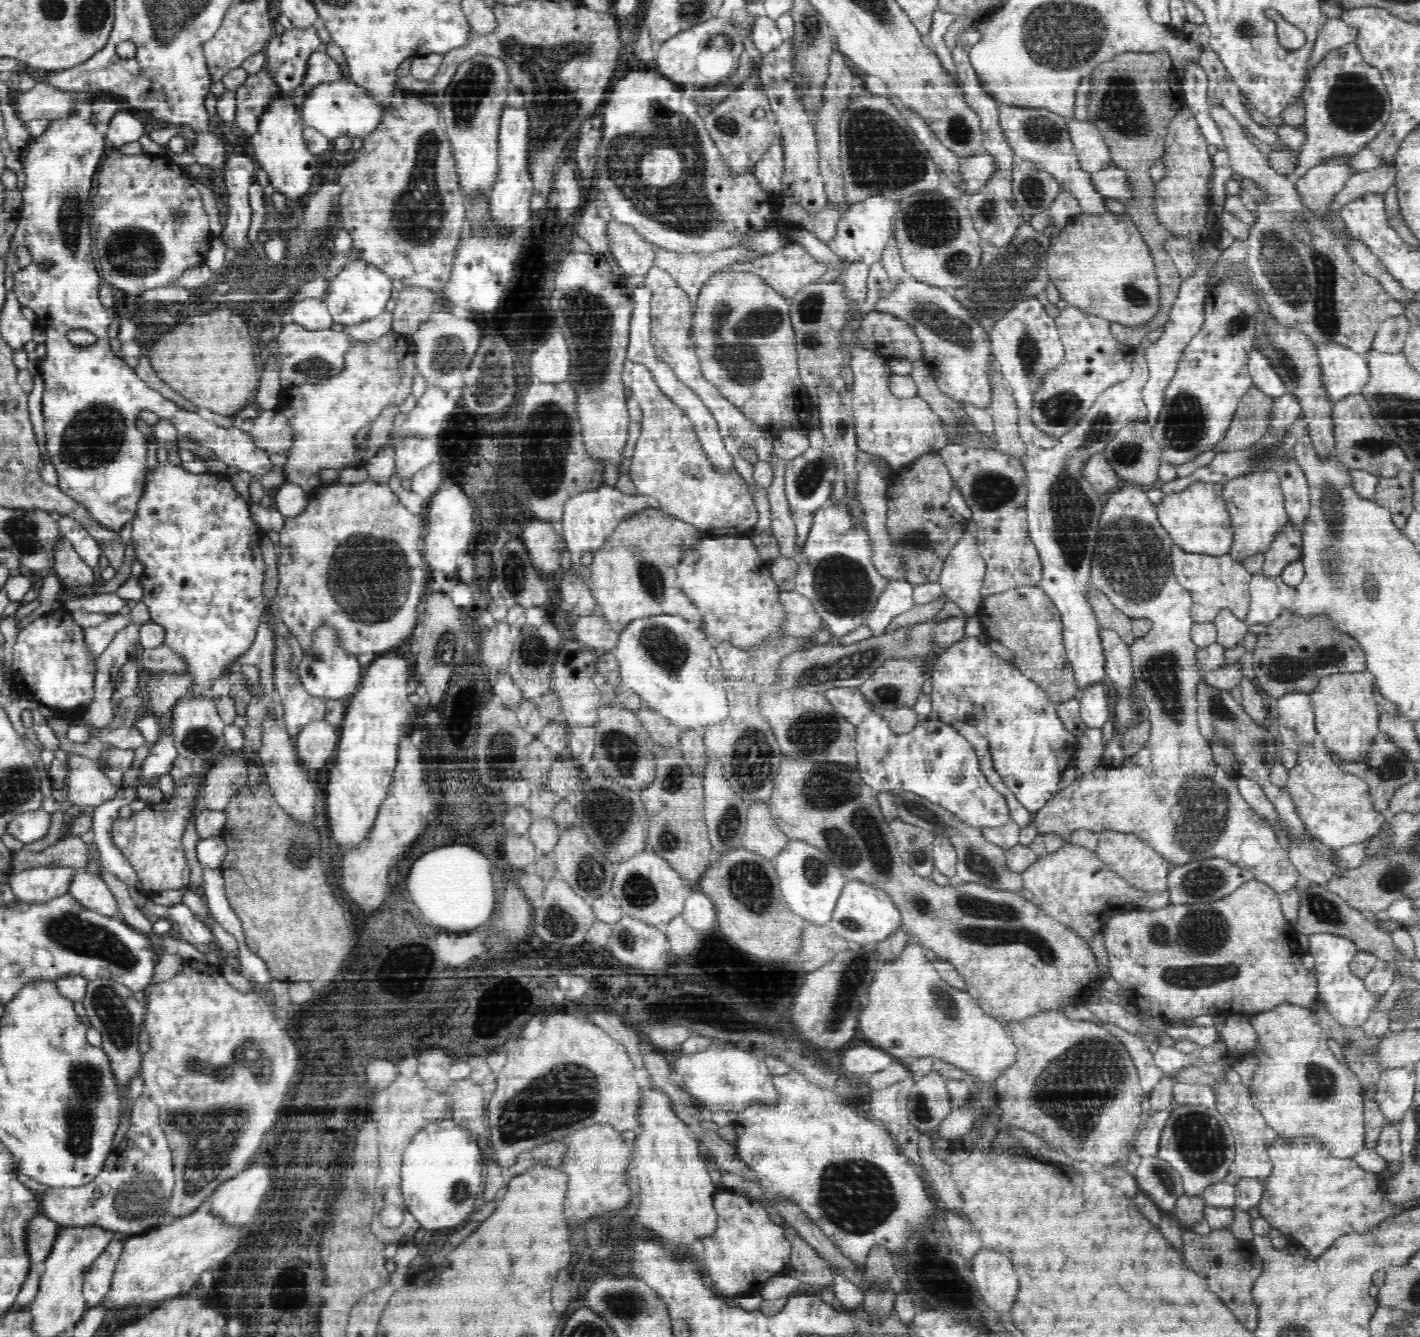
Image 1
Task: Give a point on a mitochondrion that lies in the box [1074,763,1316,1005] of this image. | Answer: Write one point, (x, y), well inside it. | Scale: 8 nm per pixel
(1199, 943)

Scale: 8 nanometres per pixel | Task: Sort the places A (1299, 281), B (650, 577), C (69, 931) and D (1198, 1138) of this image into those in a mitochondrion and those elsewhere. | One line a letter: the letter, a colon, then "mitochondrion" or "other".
A: mitochondrion
B: mitochondrion
C: mitochondrion
D: mitochondrion

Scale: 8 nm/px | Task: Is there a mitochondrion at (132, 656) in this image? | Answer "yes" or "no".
no

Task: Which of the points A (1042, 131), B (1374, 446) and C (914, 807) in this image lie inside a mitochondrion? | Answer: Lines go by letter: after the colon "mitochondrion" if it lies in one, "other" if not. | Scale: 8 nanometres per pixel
A: mitochondrion
B: mitochondrion
C: mitochondrion

